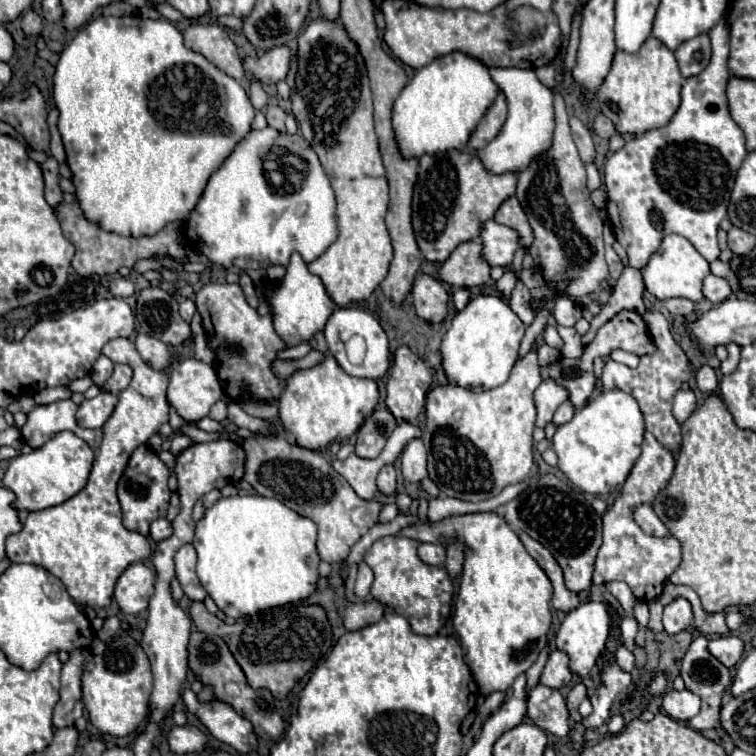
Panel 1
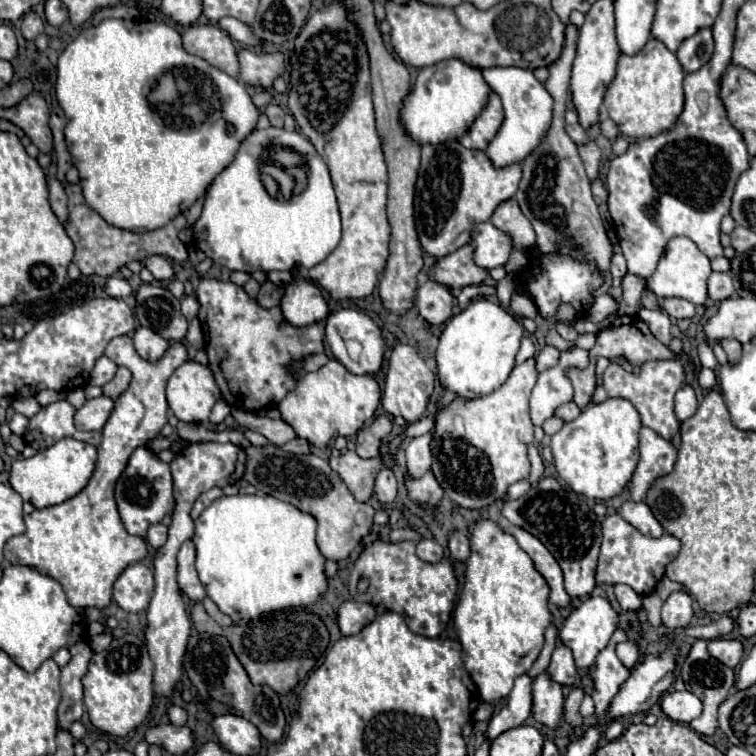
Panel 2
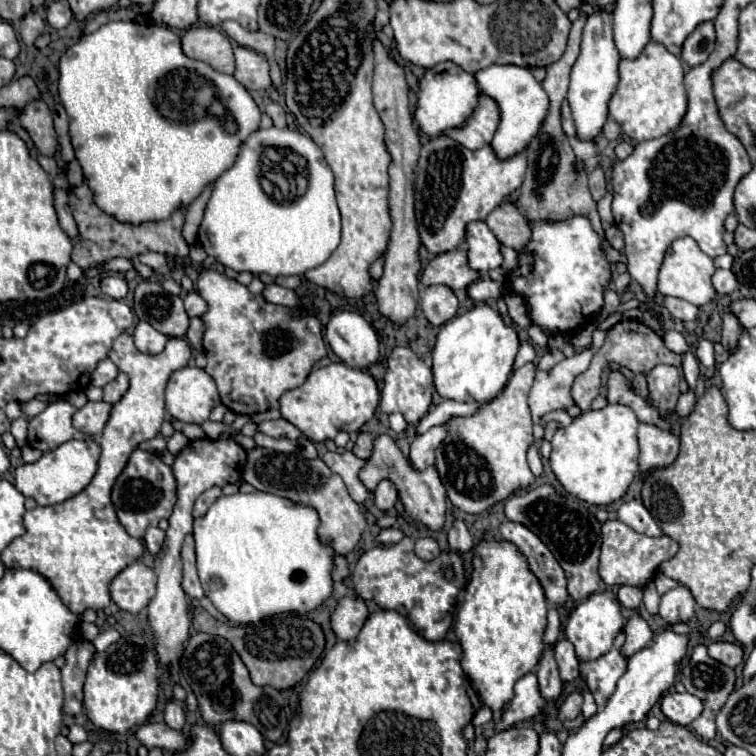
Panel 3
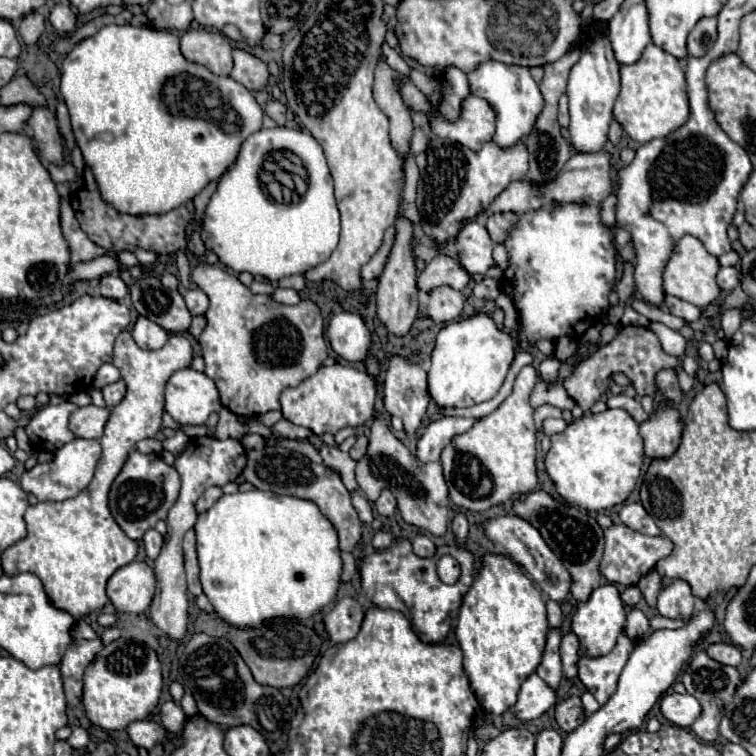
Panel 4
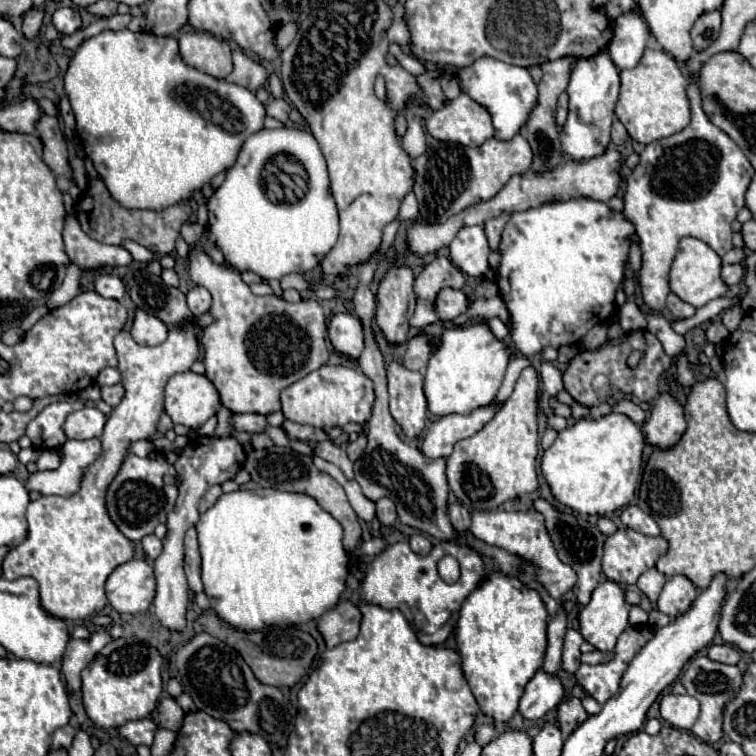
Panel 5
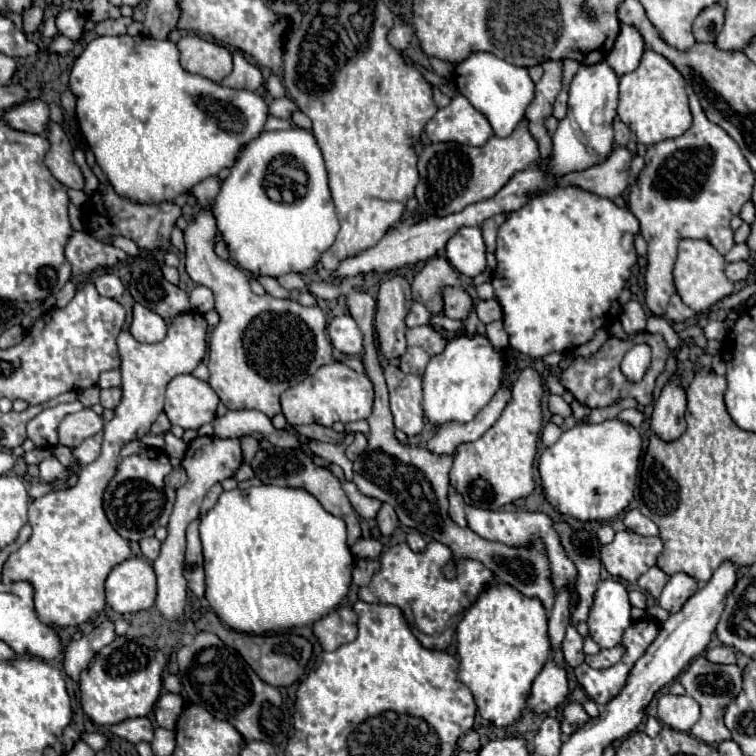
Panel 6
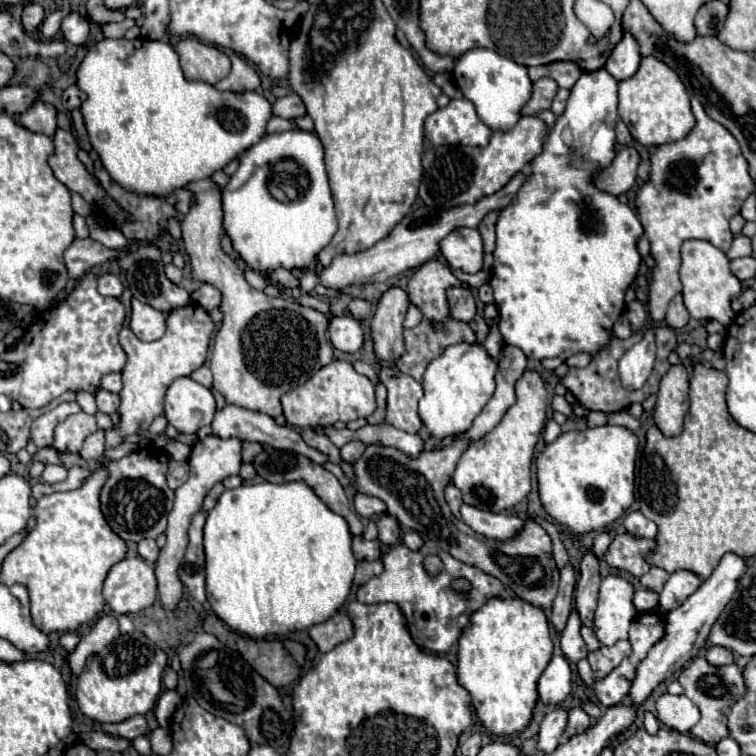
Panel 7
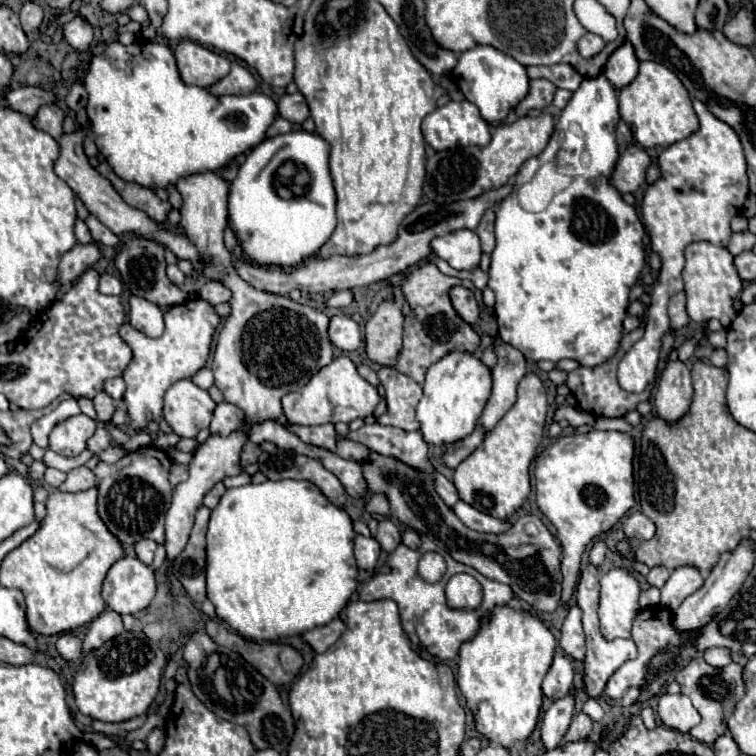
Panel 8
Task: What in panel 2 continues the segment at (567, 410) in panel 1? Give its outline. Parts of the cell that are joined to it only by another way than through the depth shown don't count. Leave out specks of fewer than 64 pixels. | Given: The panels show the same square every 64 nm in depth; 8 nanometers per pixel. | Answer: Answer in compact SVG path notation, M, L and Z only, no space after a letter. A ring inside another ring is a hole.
M568 402L568 404L562 404L554 414L556 414L558 418L562 418L564 422L570 422L570 420L574 420L574 418L580 414L580 408L578 408L574 402Z

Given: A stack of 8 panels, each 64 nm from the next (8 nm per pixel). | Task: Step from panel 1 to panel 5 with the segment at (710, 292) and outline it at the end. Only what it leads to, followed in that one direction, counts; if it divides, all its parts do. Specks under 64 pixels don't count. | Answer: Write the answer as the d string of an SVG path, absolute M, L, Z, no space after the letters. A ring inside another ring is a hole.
M732 264L732 266L722 266L722 280L728 288L736 286L744 276L744 268L740 264Z

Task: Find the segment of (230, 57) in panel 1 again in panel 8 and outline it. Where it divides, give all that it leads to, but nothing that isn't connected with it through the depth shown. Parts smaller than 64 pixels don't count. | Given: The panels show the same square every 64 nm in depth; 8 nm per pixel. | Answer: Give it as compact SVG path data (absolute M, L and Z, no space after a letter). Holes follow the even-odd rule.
M182 40L174 50L180 76L186 84L210 88L230 72L230 62L222 54L196 44L194 40Z

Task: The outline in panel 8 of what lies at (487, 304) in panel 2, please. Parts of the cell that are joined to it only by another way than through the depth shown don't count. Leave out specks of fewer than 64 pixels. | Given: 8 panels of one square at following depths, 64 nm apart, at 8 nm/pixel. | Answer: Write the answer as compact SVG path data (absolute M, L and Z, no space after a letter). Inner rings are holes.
M448 352L444 360L438 360L428 368L424 382L424 396L416 406L416 420L420 422L420 432L428 444L450 444L468 434L472 434L478 416L482 414L488 396L492 394L492 370L474 352Z

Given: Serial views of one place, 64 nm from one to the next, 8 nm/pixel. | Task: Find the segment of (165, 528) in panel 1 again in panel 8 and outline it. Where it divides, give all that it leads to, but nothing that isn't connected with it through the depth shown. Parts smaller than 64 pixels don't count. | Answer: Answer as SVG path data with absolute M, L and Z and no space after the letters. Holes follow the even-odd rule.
M140 540L140 542L134 546L134 550L136 550L138 558L140 558L144 564L152 566L154 552L156 552L156 542L154 542L154 540Z

